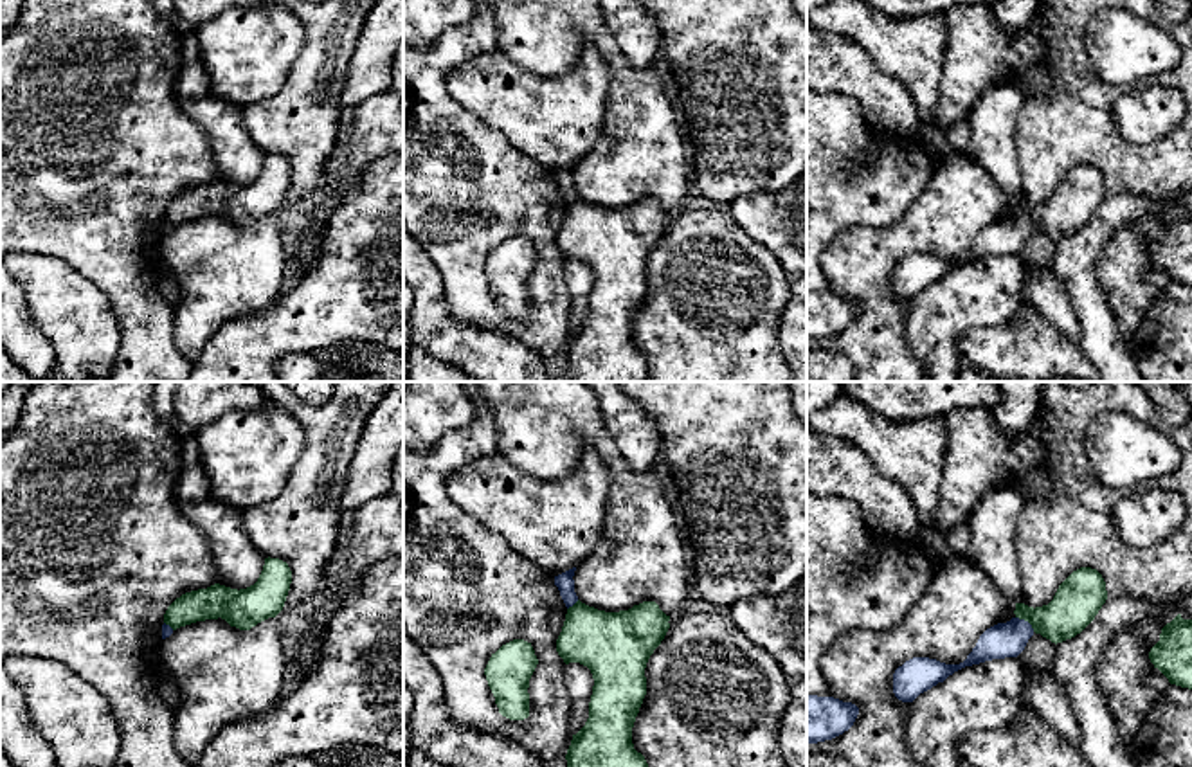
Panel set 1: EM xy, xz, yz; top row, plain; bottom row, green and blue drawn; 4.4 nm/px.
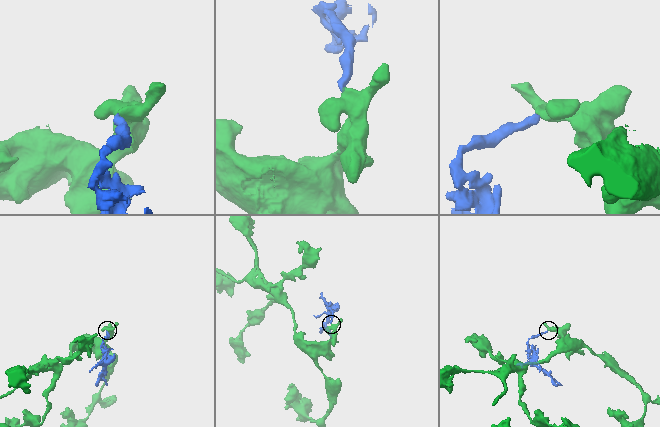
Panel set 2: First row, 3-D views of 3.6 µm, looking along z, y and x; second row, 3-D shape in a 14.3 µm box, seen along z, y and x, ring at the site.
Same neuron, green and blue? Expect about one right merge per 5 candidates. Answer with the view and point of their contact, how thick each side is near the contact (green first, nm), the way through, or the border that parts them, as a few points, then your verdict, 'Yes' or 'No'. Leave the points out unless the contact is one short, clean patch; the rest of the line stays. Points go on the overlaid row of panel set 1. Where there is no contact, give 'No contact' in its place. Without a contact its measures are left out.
Touches green at yz (1027, 620). Thickness 200 nm (green) against 160 nm. Boundary: yz (1016, 616), (1023, 618), (1034, 631). No

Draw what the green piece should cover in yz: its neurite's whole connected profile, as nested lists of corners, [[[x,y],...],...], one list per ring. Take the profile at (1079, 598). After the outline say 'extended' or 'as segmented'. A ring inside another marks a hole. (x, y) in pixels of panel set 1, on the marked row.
[[[1097,569],[1073,571],[1057,589],[1053,600],[1043,607],[1016,603],[1016,618],[1032,625],[1035,634],[1062,643],[1080,634],[1107,600],[1106,582]]] | as segmented

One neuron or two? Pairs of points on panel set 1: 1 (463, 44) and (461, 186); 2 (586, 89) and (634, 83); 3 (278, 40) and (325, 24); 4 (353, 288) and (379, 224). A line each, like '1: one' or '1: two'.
1: one
2: two
3: two
4: one

